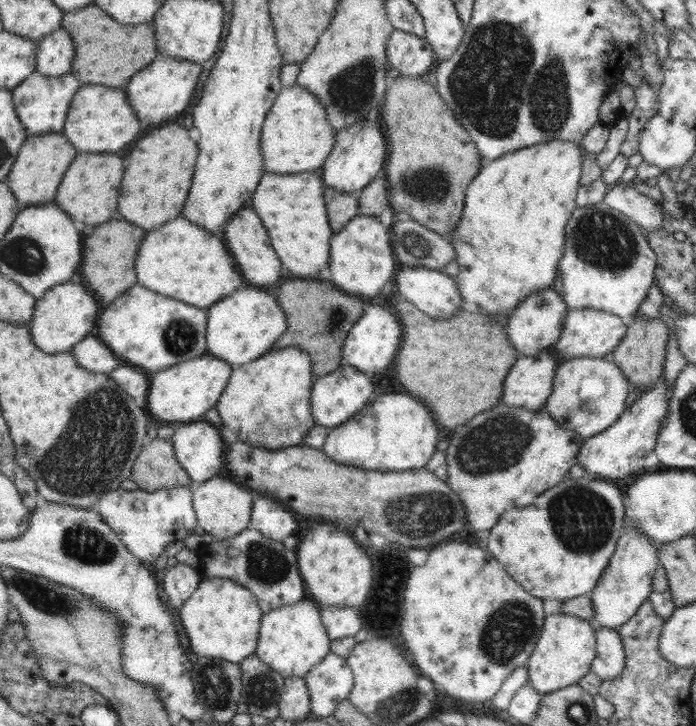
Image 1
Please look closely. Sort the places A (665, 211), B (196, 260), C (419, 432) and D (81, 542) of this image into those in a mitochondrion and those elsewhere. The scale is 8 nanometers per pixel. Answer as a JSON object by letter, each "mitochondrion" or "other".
{"A":"other","B":"other","C":"other","D":"mitochondrion"}

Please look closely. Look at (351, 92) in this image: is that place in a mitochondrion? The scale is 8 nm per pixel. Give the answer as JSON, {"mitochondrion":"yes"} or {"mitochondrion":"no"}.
{"mitochondrion":"yes"}

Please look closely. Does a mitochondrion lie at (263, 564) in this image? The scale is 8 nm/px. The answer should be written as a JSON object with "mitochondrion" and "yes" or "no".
{"mitochondrion":"yes"}

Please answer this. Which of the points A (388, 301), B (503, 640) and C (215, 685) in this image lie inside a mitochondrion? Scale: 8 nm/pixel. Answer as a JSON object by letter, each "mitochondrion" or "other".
{"A":"other","B":"mitochondrion","C":"mitochondrion"}

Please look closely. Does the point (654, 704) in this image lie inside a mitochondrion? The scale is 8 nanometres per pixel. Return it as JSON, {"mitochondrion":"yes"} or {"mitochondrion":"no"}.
{"mitochondrion":"no"}

